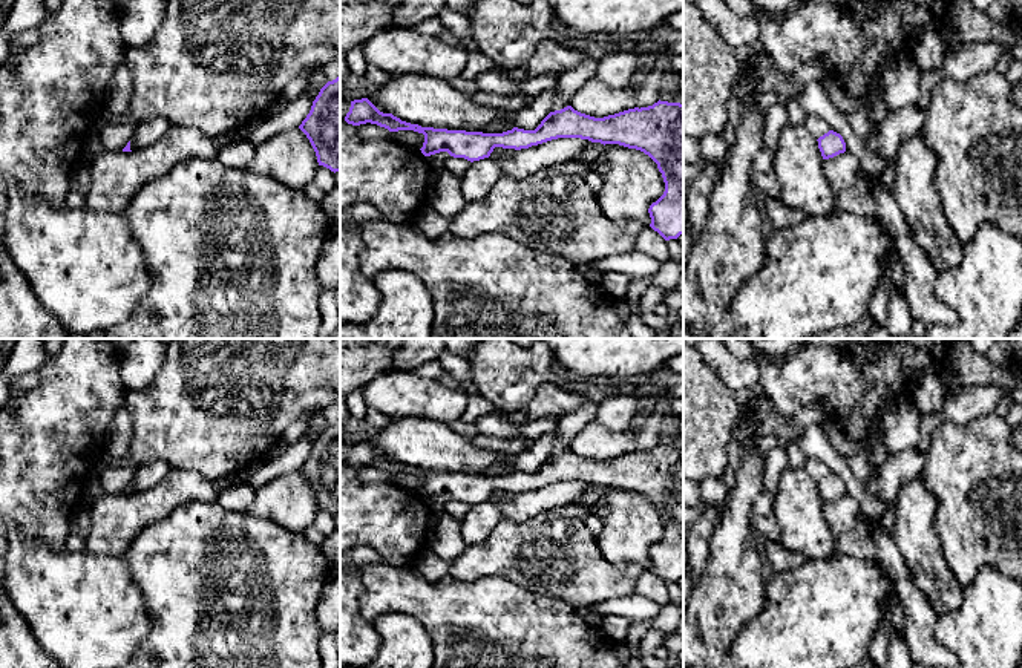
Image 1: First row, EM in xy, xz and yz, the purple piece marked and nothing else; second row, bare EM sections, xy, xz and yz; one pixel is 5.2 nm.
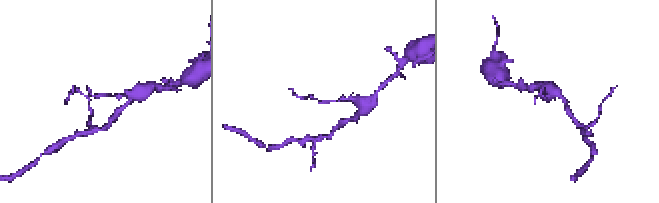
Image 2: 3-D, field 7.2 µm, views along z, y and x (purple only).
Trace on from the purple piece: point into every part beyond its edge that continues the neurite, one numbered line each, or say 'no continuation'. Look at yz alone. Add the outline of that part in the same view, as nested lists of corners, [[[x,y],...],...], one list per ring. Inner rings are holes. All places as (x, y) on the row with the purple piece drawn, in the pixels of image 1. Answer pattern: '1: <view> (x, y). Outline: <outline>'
no continuation

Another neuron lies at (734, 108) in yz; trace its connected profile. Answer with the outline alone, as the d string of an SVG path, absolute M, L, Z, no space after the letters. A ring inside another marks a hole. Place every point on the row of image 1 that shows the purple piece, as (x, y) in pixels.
M734 95L726 104L728 123L739 126L742 121L743 109L745 106L742 100Z

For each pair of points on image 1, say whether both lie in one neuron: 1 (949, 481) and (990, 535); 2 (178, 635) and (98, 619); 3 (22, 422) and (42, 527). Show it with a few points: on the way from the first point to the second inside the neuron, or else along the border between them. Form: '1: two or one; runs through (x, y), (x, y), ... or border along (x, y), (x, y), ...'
1: one; runs through (963, 495), (989, 521)
2: two; border along (141, 593), (150, 619), (150, 628), (135, 651)
3: one; runs through (32, 448), (32, 477), (42, 501)

